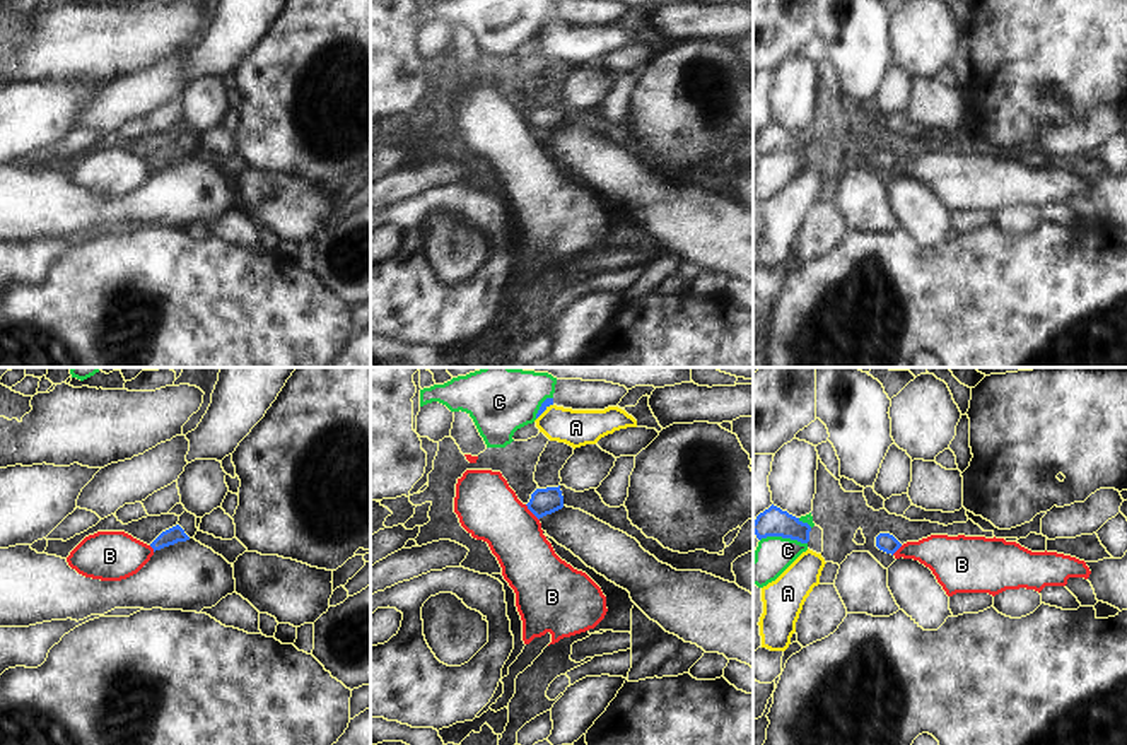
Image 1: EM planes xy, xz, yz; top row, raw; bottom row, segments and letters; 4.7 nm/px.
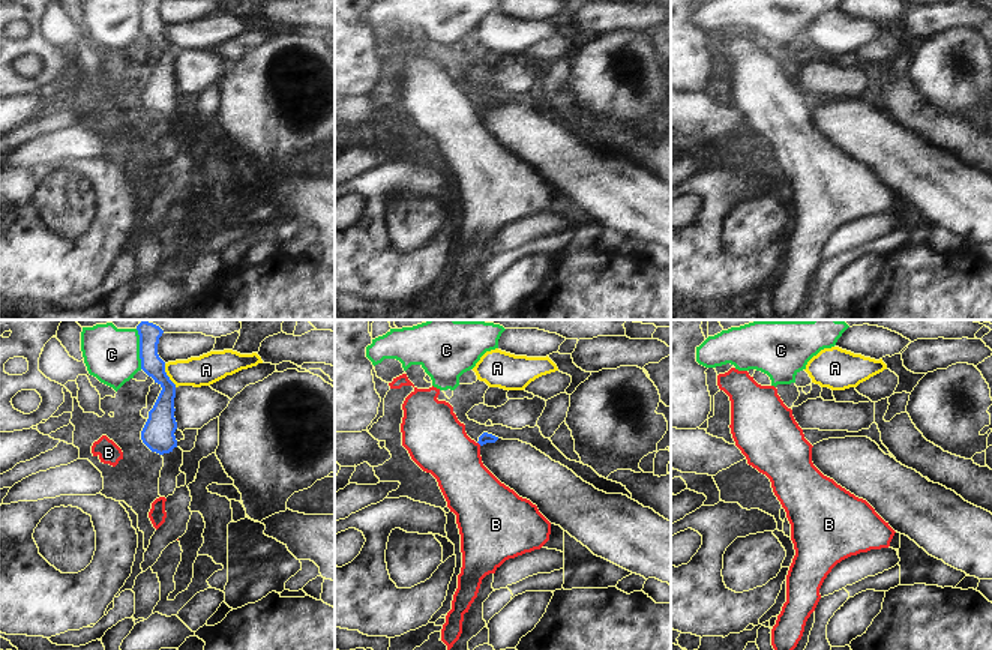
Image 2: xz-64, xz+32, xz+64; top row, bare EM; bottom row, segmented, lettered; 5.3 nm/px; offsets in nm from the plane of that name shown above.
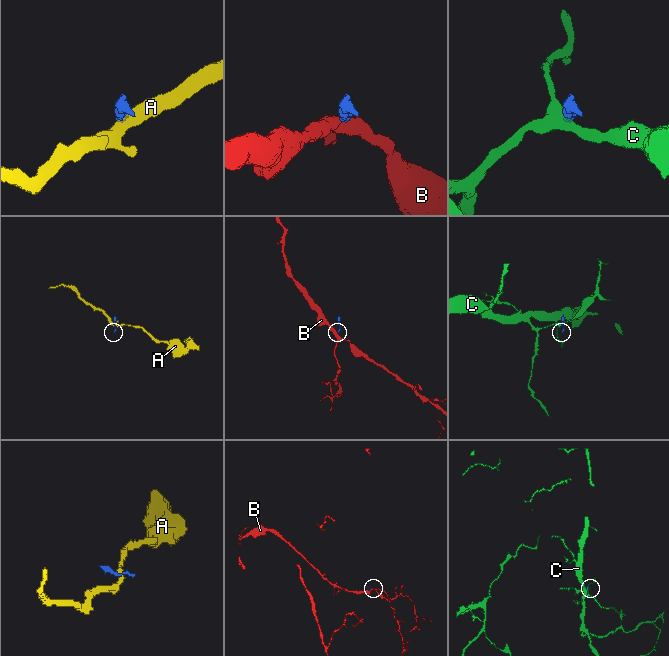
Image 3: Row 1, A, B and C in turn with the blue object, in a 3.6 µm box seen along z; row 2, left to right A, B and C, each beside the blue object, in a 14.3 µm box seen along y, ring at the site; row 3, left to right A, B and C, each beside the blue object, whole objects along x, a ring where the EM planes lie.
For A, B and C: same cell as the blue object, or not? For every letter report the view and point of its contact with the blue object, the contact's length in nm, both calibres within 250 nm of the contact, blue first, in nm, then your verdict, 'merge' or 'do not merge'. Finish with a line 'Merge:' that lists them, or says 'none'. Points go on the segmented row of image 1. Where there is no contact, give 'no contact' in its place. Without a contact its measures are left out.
A: meets blue in xz at (543, 410); contact 110 nm long; 40 nm thick on the blue side, 180 nm on the other; do not merge
B: meets blue in xz at (531, 511); contact 100 nm long; 130 nm thick on the blue side, 280 nm on the other; do not merge
C: meets blue in yz at (784, 537); contact 220 nm long; 140 nm thick on the blue side, 180 nm on the other; do not merge
Merge: none

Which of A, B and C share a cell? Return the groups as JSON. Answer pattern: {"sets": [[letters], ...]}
{"sets": [["A"], ["B"], ["C"]]}

